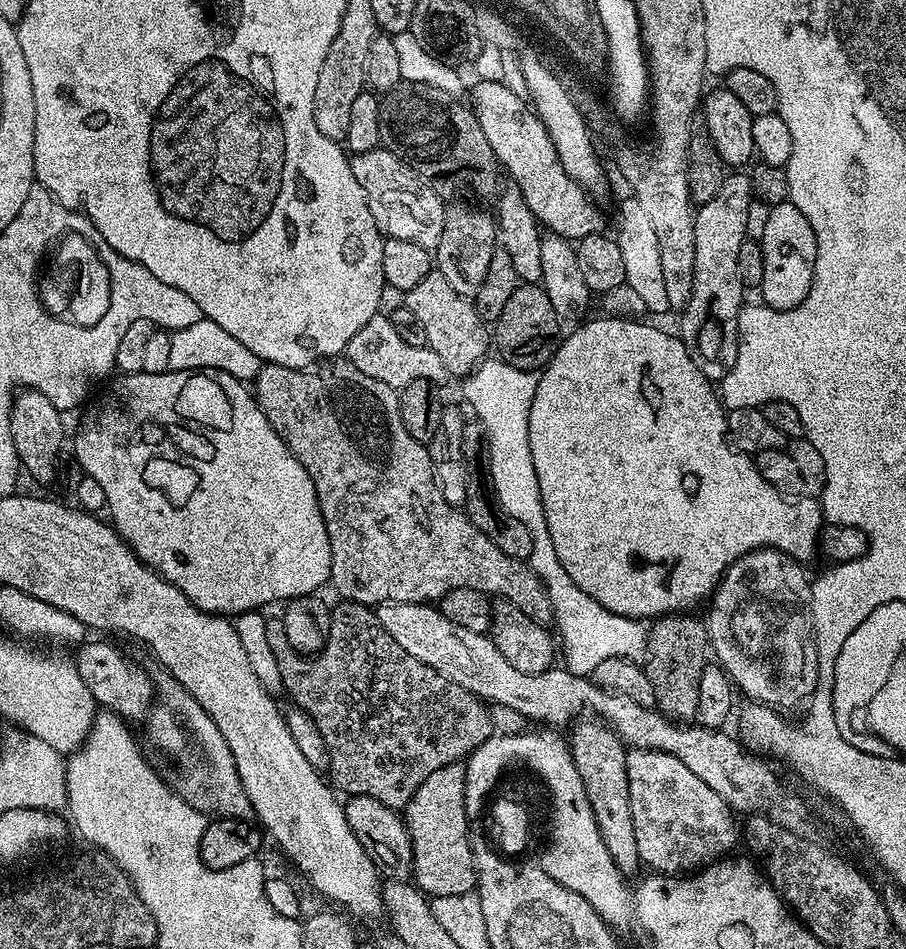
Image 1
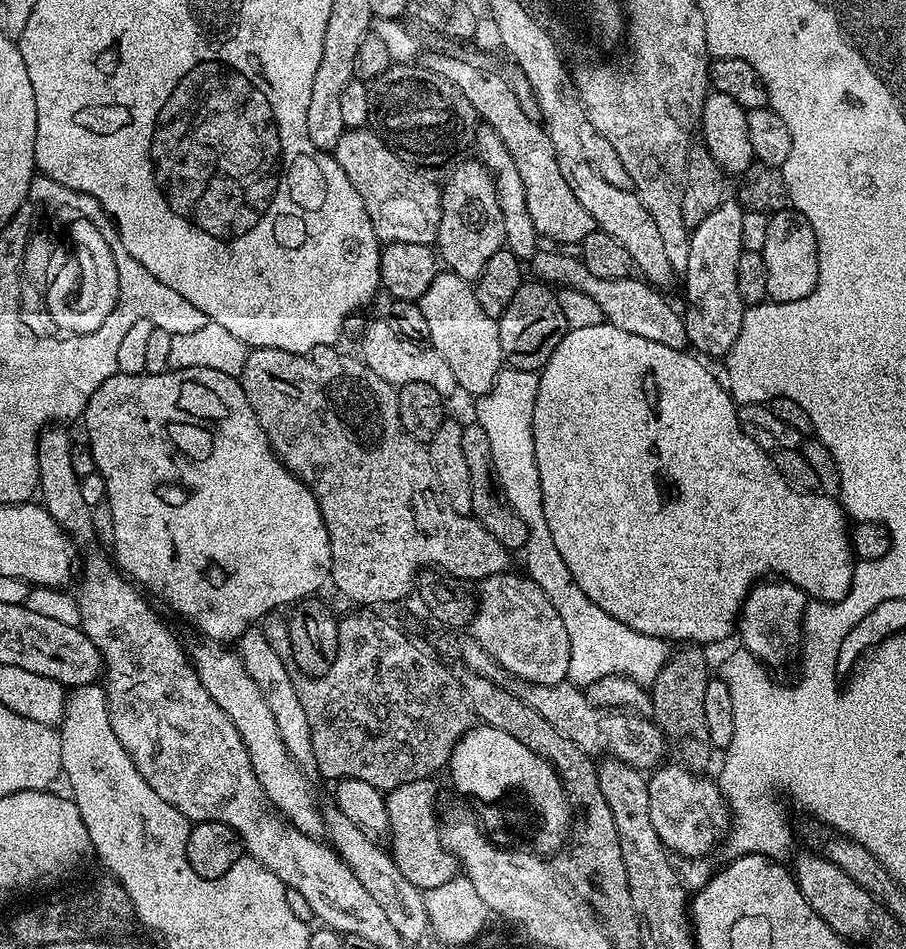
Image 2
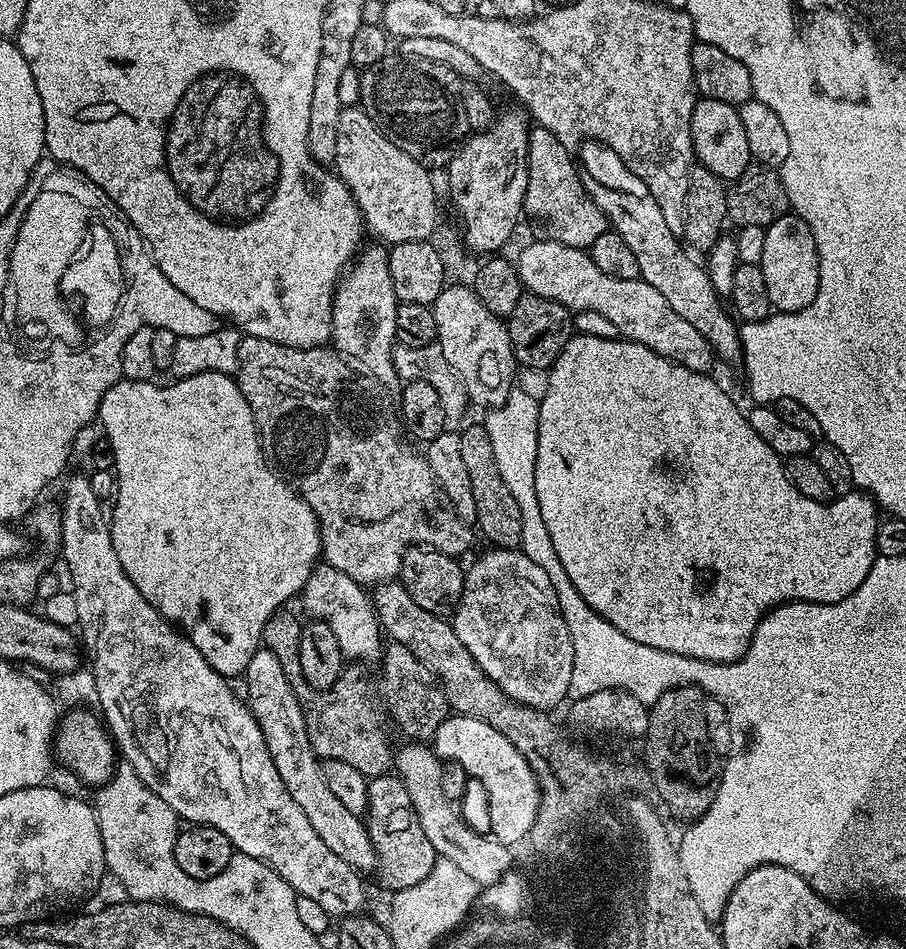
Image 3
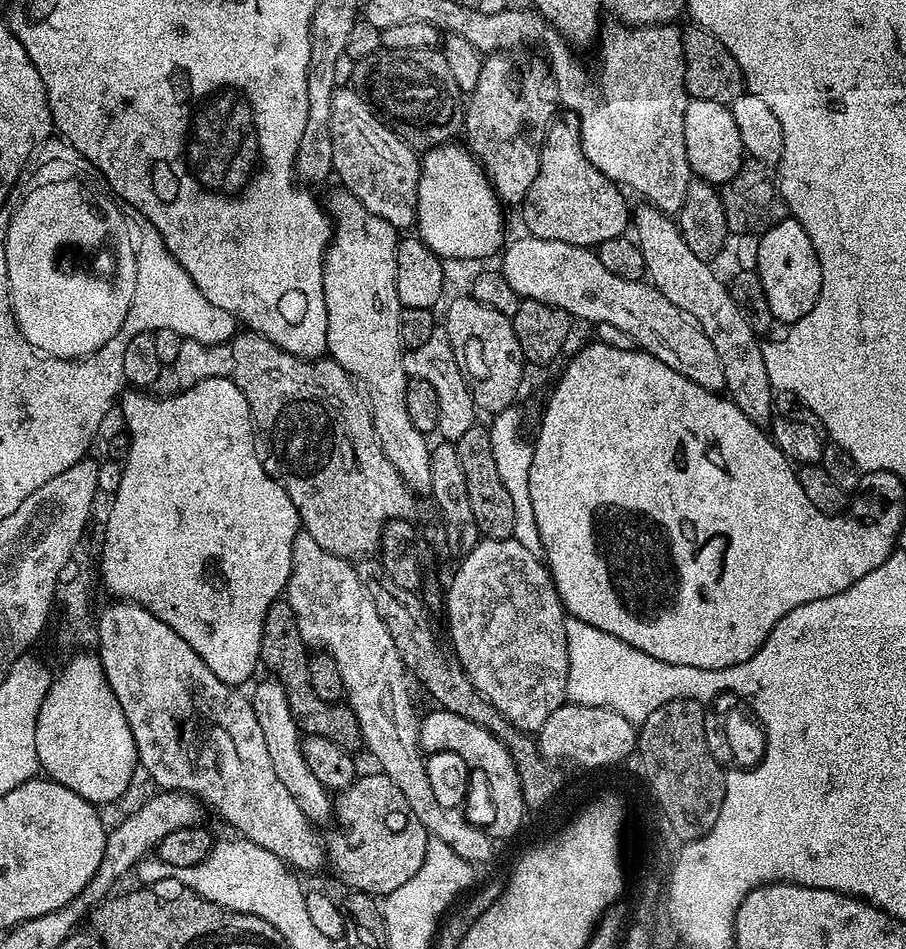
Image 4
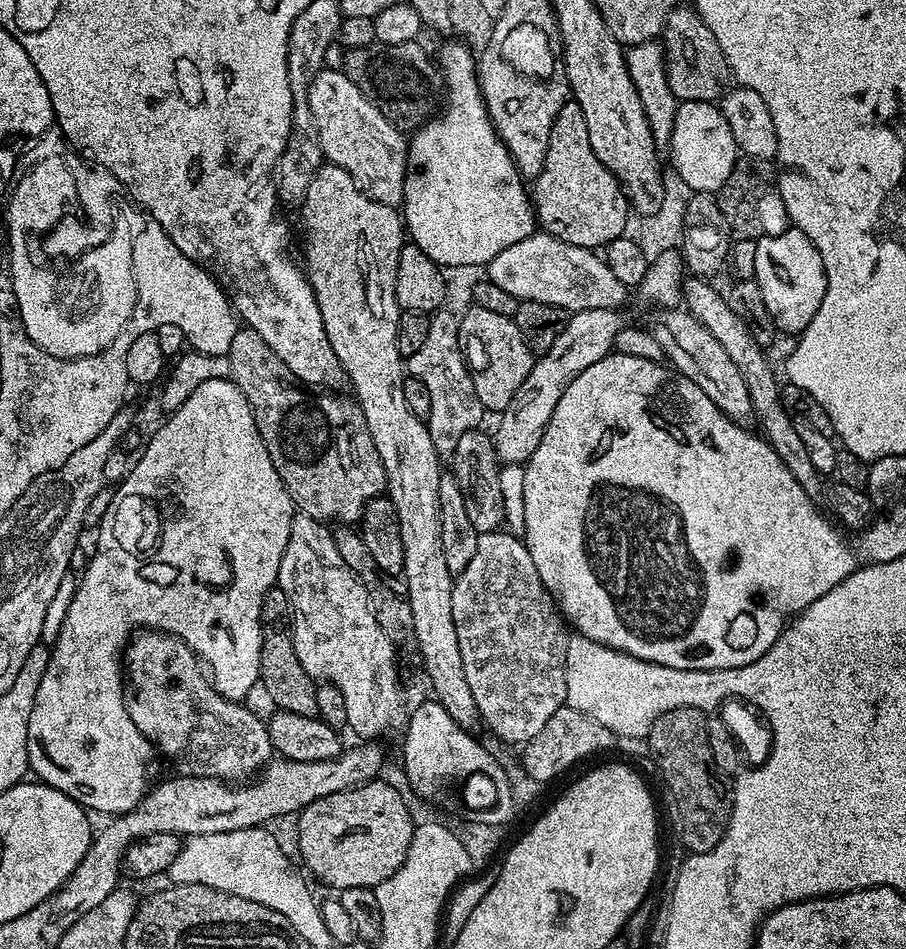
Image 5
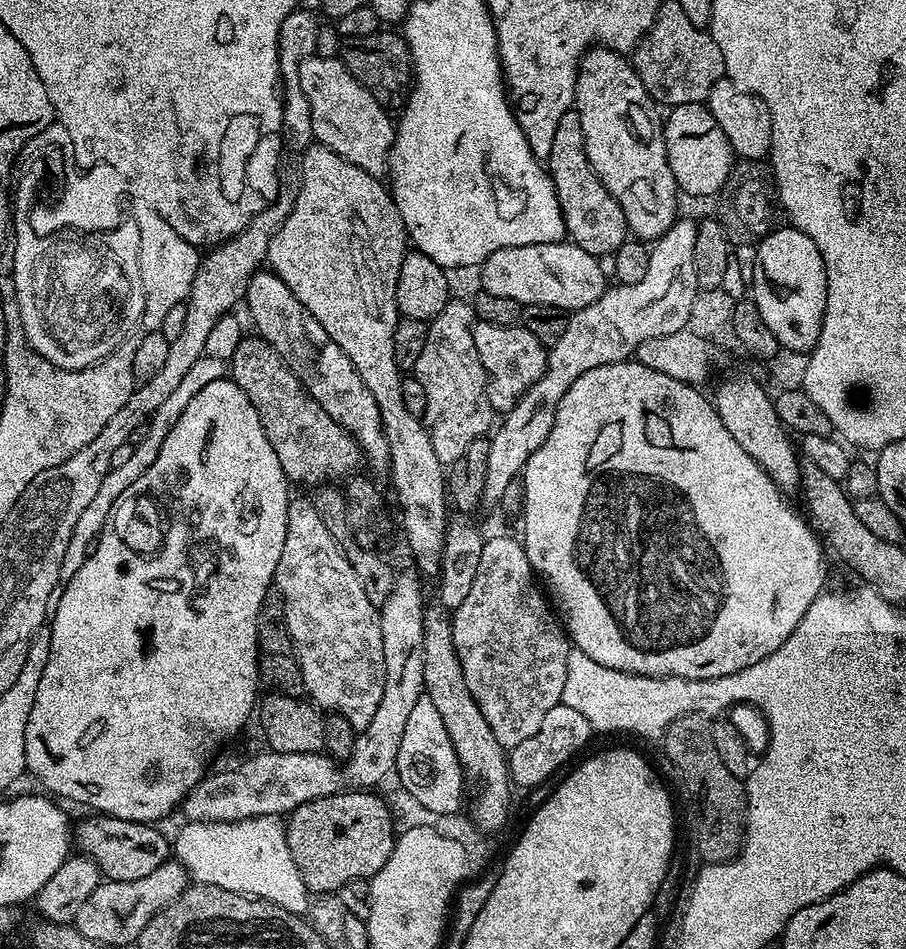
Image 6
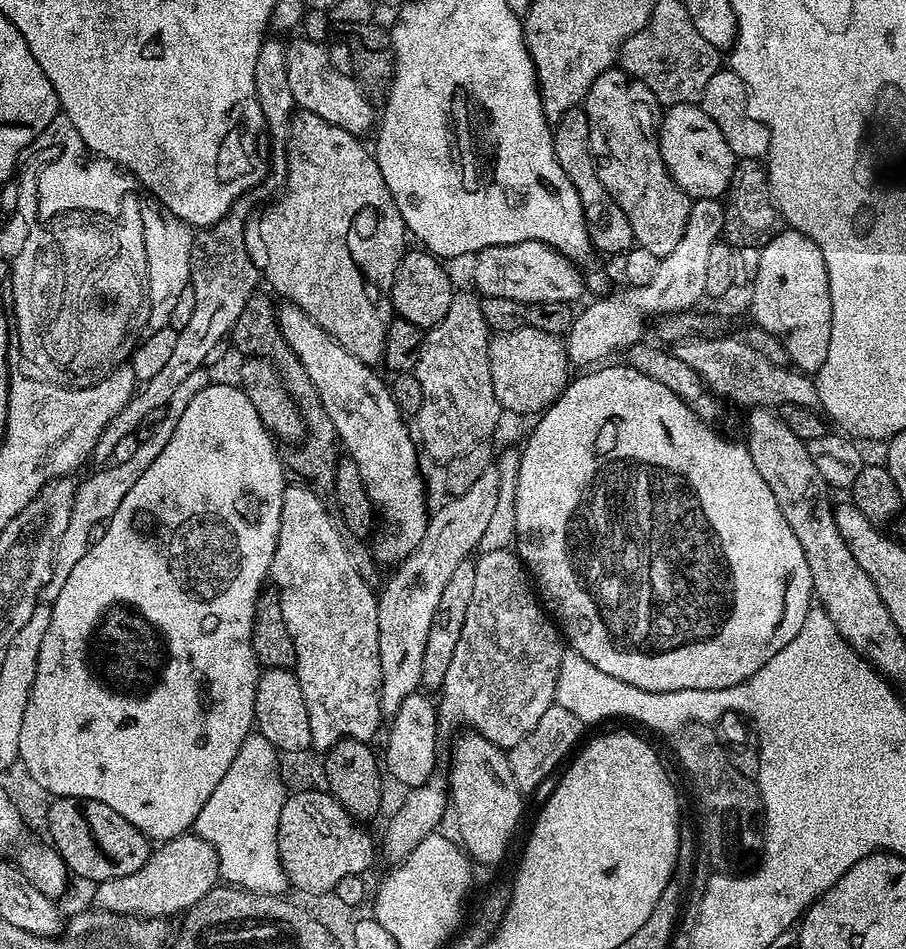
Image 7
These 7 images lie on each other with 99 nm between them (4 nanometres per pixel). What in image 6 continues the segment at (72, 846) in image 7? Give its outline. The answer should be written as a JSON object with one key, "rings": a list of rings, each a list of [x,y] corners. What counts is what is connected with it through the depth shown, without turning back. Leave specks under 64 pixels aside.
{"rings":[[[88,814],[77,828],[75,825],[74,844],[96,863],[104,880],[134,882],[134,878],[146,878],[146,874],[158,870],[170,858],[169,837],[167,840],[156,828],[159,827],[155,823],[139,824],[103,814]]]}

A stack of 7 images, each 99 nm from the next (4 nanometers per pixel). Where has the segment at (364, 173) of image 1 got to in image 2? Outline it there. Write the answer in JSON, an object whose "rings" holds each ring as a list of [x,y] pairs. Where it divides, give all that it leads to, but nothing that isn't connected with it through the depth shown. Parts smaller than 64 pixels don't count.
{"rings":[[[367,127],[344,131],[342,138],[338,138],[334,155],[338,166],[346,170],[346,178],[350,178],[354,190],[358,190],[362,202],[366,202],[366,214],[370,214],[379,240],[384,244],[418,242],[435,245],[440,225],[441,189],[424,177],[427,175],[407,164],[381,136]]]}

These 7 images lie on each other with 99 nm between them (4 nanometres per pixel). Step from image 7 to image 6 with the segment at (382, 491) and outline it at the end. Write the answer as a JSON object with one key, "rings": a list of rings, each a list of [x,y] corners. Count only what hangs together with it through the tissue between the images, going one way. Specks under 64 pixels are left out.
{"rings":[[[261,270],[249,279],[247,304],[248,312],[252,315],[252,324],[257,328],[253,329],[260,339],[265,340],[284,359],[284,365],[300,379],[304,389],[314,398],[314,402],[318,402],[318,406],[322,406],[322,410],[326,410],[326,414],[330,414],[334,422],[341,424],[356,439],[366,464],[372,468],[387,469],[388,439],[382,426],[378,402],[374,402],[374,394],[370,394],[366,382],[362,382],[358,370],[354,370],[354,362],[346,358],[342,346],[338,346],[338,342],[334,342],[334,338],[330,338],[330,334],[322,330],[318,318],[314,318],[314,314],[310,314],[310,310],[306,310],[306,306],[302,306],[302,302],[298,302],[294,294],[290,294],[290,286],[286,286],[286,282],[282,282],[282,278],[278,278],[271,270]]]}

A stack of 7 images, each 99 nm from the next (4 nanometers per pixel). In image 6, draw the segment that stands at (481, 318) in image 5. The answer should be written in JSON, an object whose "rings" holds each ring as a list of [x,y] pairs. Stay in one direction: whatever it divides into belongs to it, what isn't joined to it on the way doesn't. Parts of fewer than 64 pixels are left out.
{"rings":[[[477,320],[472,325],[474,346],[478,346],[478,358],[488,376],[486,394],[493,413],[503,414],[516,405],[516,400],[534,382],[542,378],[548,361],[548,348],[530,330],[523,326],[494,326],[485,320]]]}

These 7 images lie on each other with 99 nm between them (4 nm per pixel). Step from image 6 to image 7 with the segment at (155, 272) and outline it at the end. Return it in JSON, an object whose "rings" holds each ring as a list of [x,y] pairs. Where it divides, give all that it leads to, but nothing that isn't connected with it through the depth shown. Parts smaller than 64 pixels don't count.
{"rings":[[[155,202],[141,203],[142,238],[146,250],[146,304],[149,325],[167,325],[170,314],[174,310],[174,302],[178,302],[178,294],[189,287],[190,250],[194,229],[186,222],[182,222],[170,210]]]}

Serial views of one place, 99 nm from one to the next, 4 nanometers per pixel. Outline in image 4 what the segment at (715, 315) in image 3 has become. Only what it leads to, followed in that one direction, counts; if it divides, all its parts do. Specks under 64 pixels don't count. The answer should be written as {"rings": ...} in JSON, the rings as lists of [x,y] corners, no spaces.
{"rings":[[[643,206],[635,209],[634,212],[634,239],[642,250],[642,258],[646,258],[646,276],[652,287],[657,288],[678,310],[686,310],[690,318],[702,326],[702,334],[710,338],[710,343],[714,345],[714,350],[718,350],[718,362],[722,362],[722,374],[724,375],[724,386],[727,395],[736,403],[738,410],[750,418],[750,422],[761,426],[771,425],[774,419],[774,389],[770,378],[766,375],[766,362],[762,362],[762,344],[758,339],[755,330],[751,328],[750,322],[744,317],[742,310],[734,302],[729,292],[729,285],[720,281],[716,277],[713,265],[709,261],[698,258],[690,246],[682,238],[682,234],[677,230],[678,224],[671,215],[665,214],[659,208]]]}

